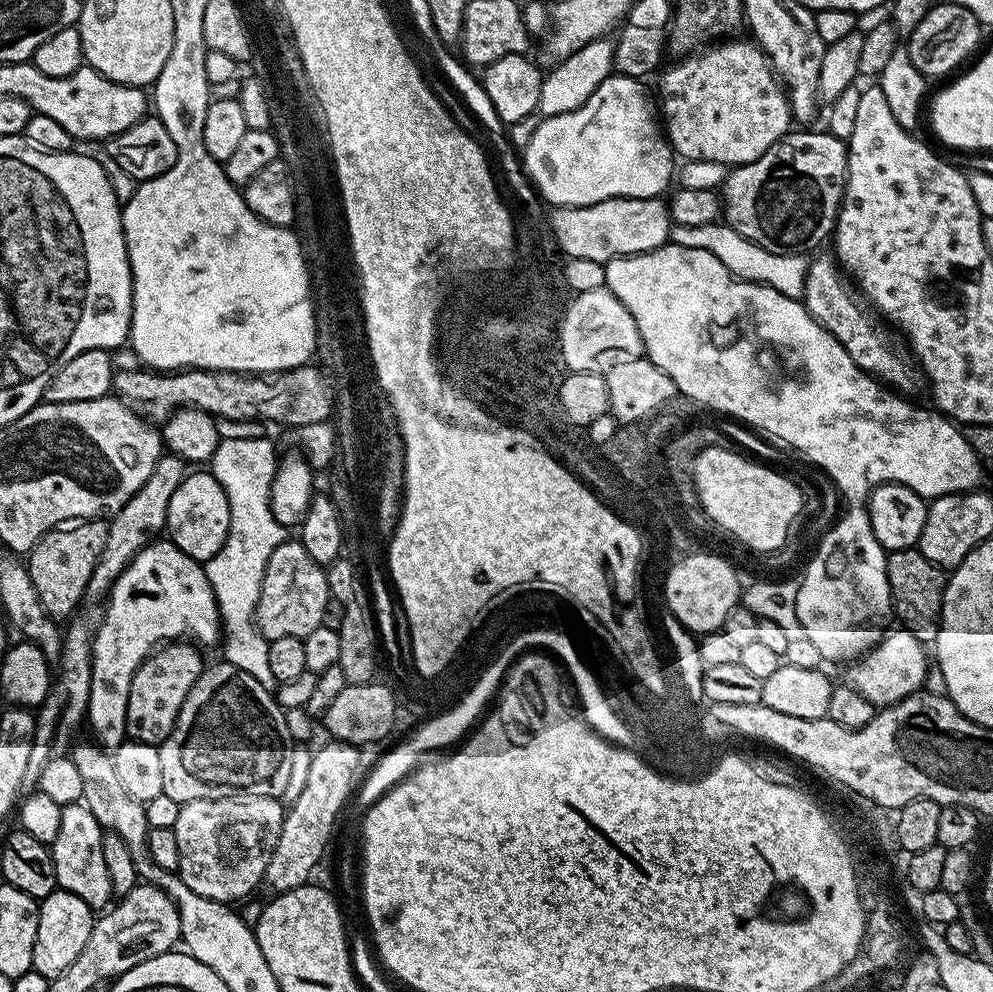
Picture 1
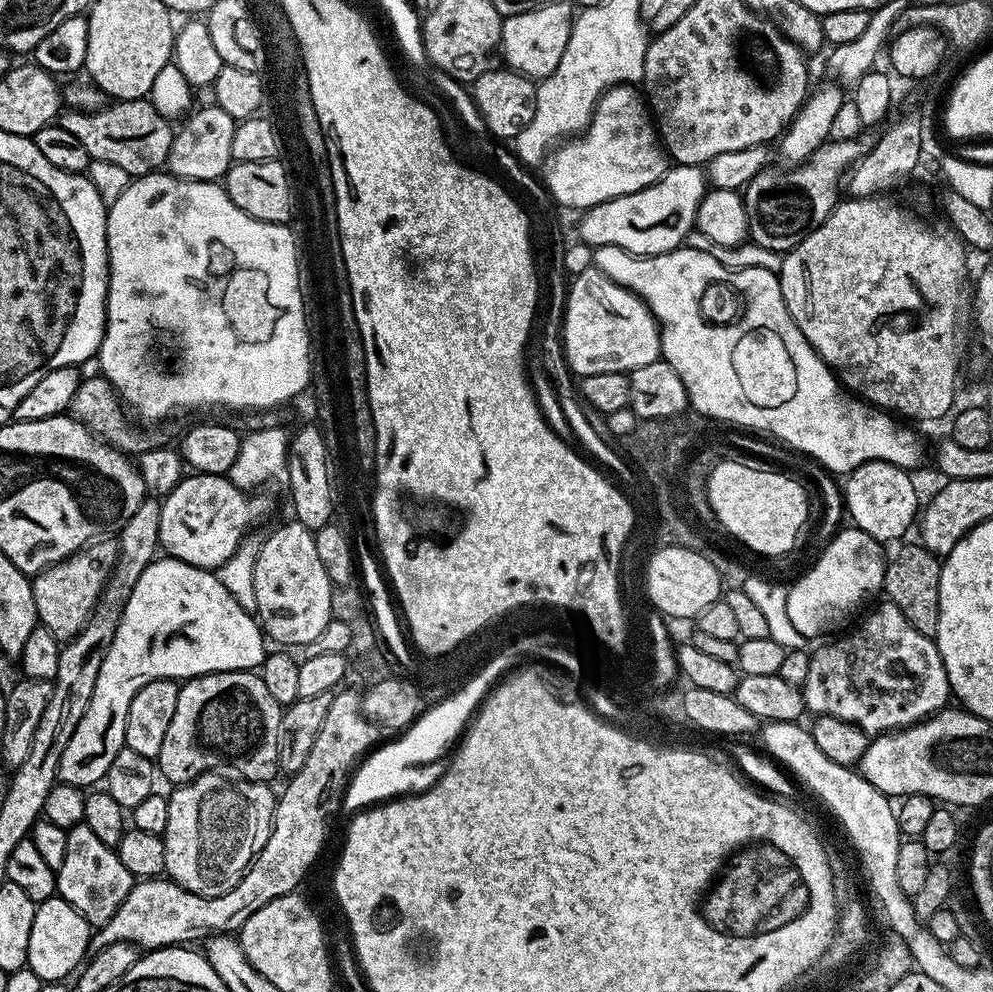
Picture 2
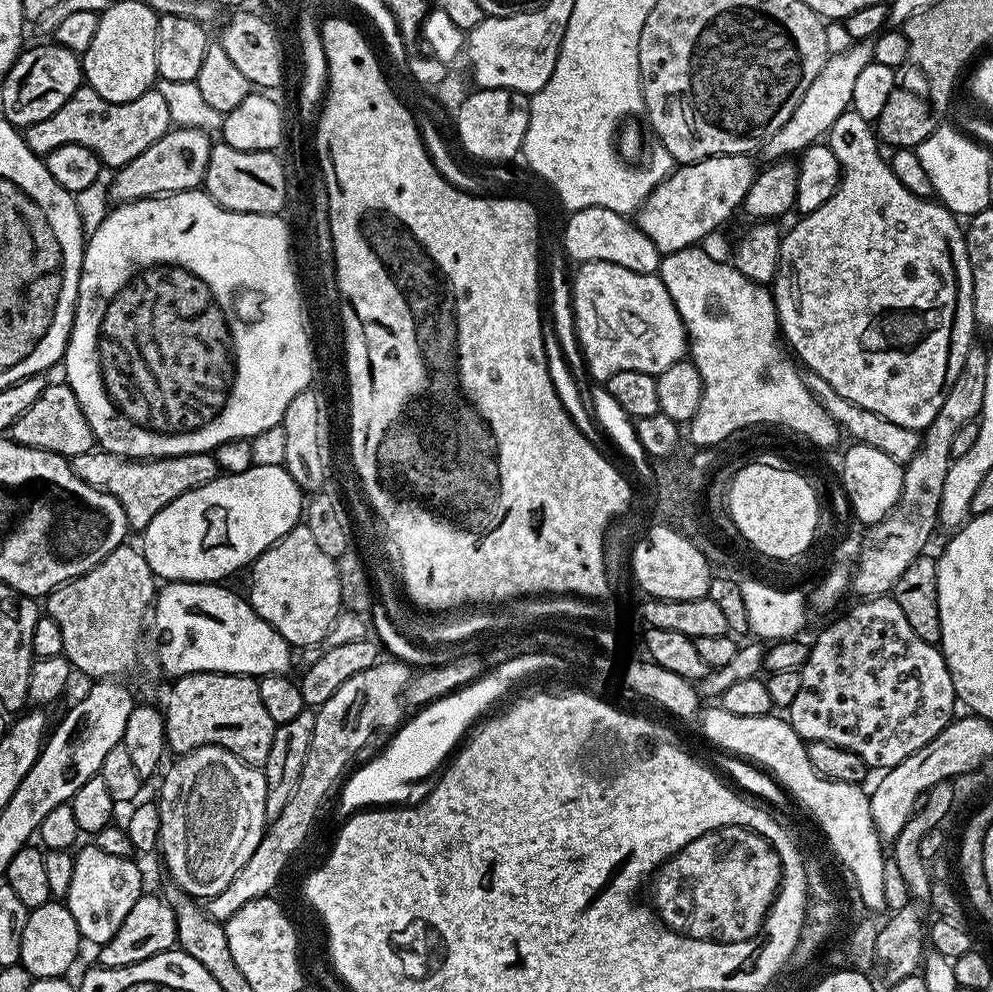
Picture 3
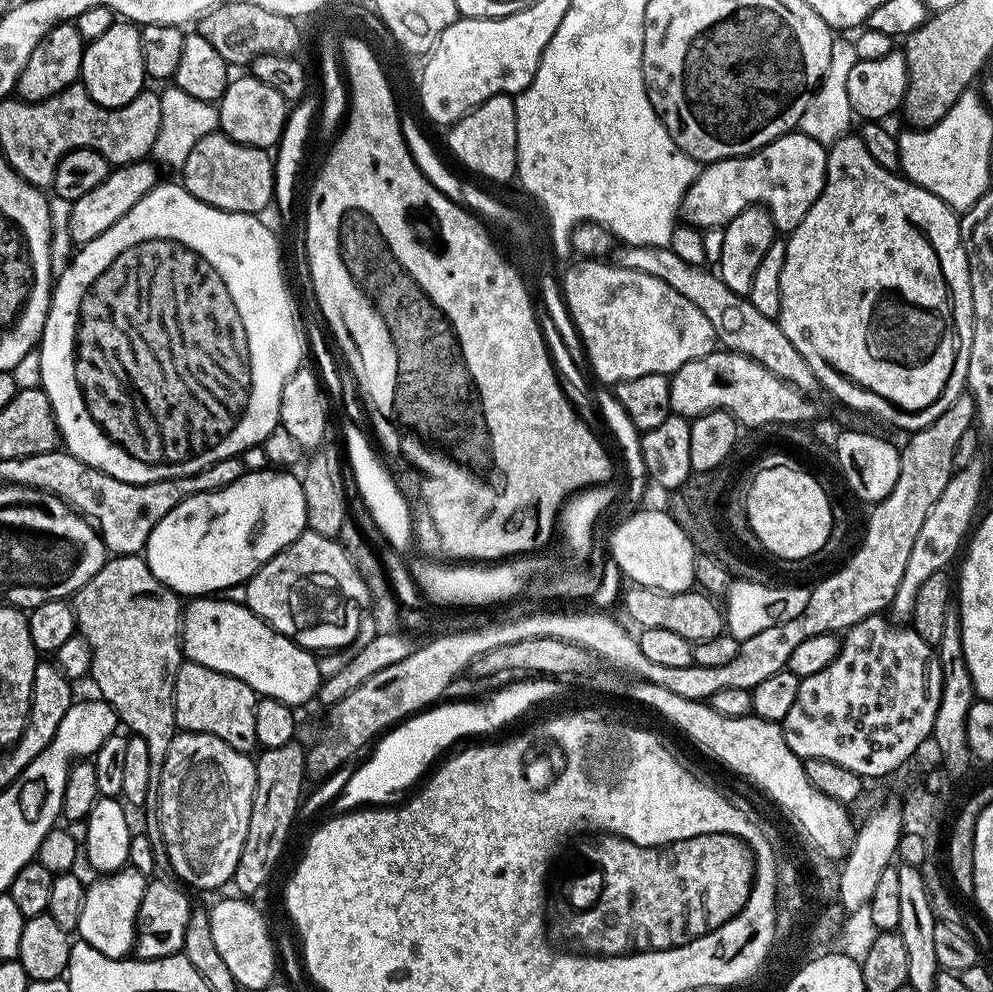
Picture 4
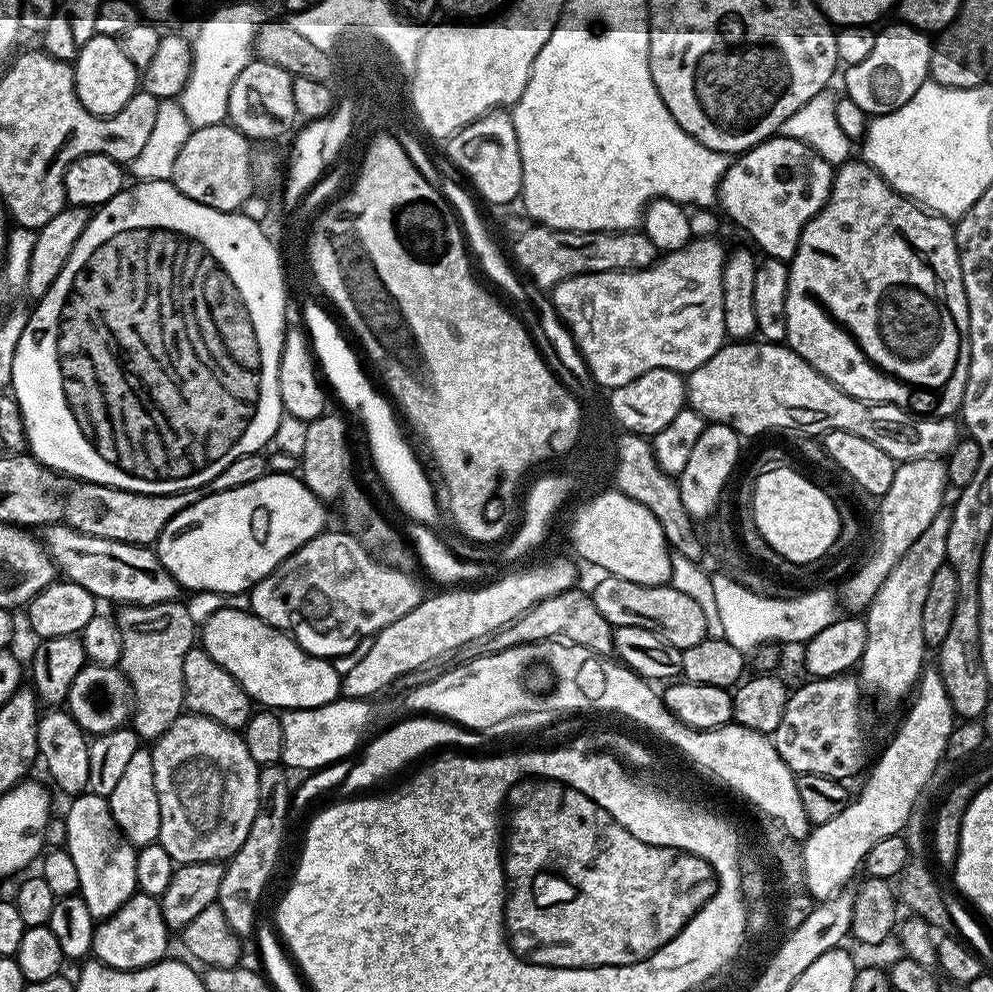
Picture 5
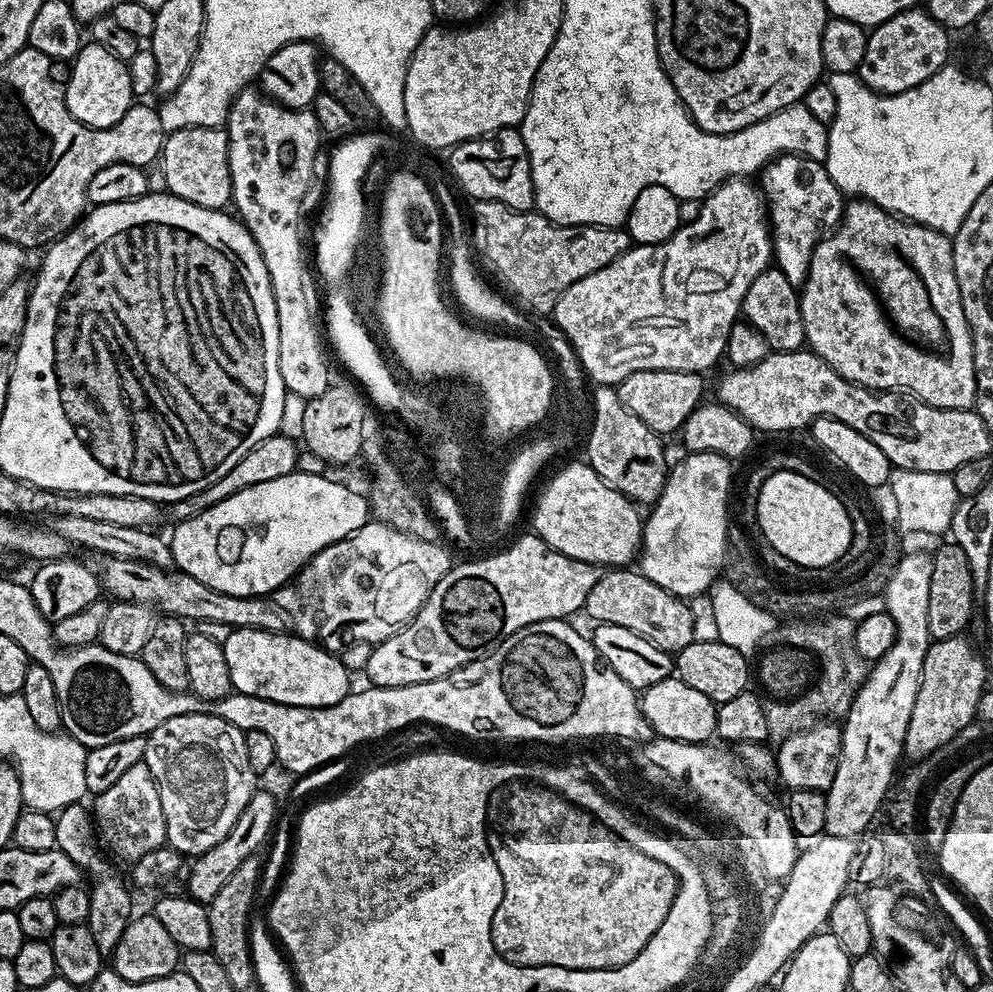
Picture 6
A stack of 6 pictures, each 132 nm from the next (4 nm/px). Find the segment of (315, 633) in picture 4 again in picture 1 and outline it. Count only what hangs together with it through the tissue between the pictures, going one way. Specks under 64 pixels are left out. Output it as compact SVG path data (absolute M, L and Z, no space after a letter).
M289 538L274 550L274 554L270 554L270 562L266 562L262 594L256 607L256 625L270 642L291 636L305 638L322 625L328 599L330 593L325 569L306 554L306 546L302 546L299 539Z

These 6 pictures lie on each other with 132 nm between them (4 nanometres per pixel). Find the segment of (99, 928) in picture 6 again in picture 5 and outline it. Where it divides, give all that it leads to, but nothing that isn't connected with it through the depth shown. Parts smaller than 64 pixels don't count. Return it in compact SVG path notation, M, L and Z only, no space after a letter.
M80 793L69 801L69 808L64 813L67 822L67 842L65 851L68 851L77 867L79 880L79 895L89 907L93 919L101 920L114 914L137 891L137 851L135 847L125 840L120 828L113 820L107 797L92 793Z

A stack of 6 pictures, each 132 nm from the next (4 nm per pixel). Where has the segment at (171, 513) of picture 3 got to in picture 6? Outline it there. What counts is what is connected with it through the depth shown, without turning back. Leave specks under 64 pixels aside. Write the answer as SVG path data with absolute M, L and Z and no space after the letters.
M291 472L282 478L274 478L274 482L258 482L258 486L250 486L246 490L238 490L238 494L230 494L230 498L226 498L222 502L218 502L214 506L210 506L210 510L202 510L202 514L192 516L188 520L179 521L170 535L170 543L172 545L172 562L173 565L181 573L187 576L193 576L198 582L202 582L206 586L210 586L219 592L225 592L231 596L263 596L275 593L276 589L281 588L288 583L314 554L318 554L326 546L330 546L334 542L338 542L342 538L357 532L361 526L369 523L370 509L368 501L363 495L359 496L352 488L347 488L344 484L339 484L336 480L328 480L327 475L315 476L314 474L306 474L305 472Z

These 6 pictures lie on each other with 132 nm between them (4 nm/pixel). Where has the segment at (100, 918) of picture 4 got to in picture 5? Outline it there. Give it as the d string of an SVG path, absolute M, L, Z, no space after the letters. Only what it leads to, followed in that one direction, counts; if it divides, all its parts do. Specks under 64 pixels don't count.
M137 891L116 913L97 923L91 955L101 964L118 970L129 972L135 968L145 968L169 955L168 935L170 929L162 918L159 899Z

